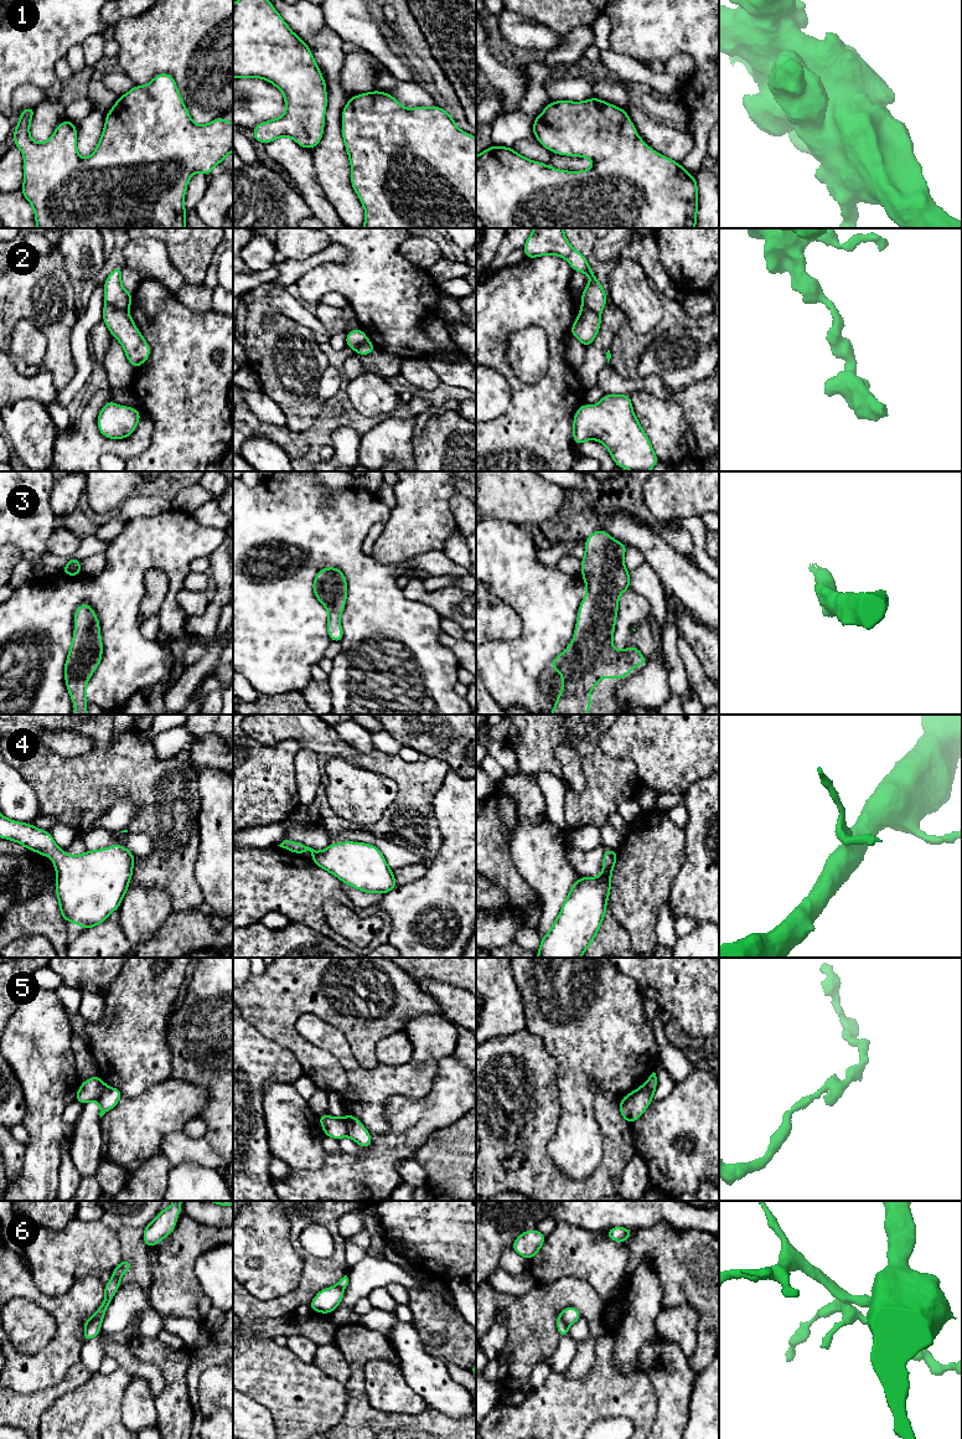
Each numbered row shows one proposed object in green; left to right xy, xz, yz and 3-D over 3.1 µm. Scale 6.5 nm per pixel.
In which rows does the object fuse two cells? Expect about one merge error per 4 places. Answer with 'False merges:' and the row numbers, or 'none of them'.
False merges: 2, 5, 6

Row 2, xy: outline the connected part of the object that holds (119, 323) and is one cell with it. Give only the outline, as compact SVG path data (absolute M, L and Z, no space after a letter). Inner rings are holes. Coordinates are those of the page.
M110 304L103 308L103 321L123 346L130 365L140 367L150 356L150 346L134 324L126 310L118 309Z

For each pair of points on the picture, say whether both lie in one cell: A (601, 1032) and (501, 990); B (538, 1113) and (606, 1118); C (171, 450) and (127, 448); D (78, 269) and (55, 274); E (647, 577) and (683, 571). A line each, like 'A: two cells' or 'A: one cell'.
A: two cells
B: one cell
C: two cells
D: two cells
E: two cells

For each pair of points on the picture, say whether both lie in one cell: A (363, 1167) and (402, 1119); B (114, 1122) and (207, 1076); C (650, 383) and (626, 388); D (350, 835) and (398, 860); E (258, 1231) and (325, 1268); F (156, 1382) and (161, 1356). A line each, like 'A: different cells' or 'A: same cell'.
A: same cell
B: different cells
C: same cell
D: same cell
E: different cells
F: different cells

